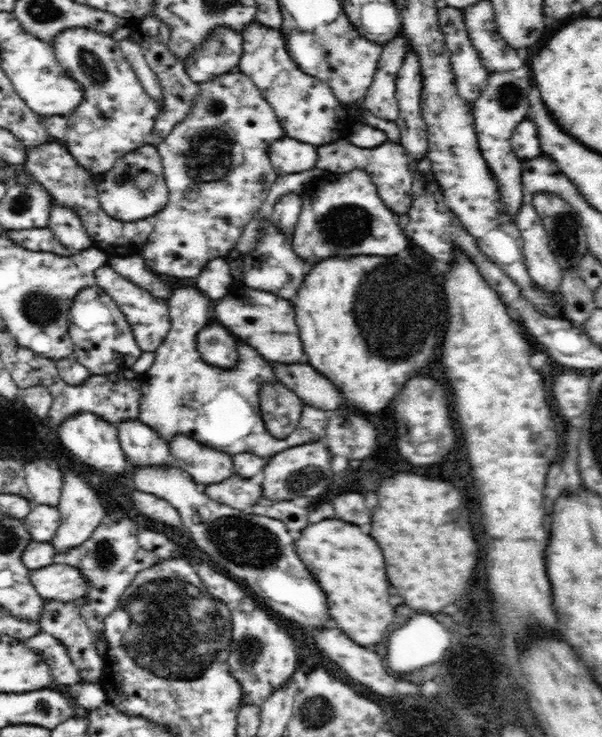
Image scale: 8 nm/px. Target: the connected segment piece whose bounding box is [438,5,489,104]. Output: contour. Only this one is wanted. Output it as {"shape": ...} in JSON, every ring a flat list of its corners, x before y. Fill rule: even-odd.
{"shape":[[443,5,442,10,438,12,438,20,444,24,440,26,441,32,444,35,444,40,450,52,450,65,455,76,455,85,458,89,459,96,463,100,472,104,478,96,480,96,481,89,487,83,489,73,480,61,480,55,472,46,466,28,464,28,464,12,463,10,456,10,456,8,448,8]]}

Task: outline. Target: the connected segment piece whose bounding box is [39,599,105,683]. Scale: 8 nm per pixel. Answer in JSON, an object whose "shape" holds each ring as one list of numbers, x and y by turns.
{"shape":[[44,600,41,608,40,629,51,634,60,644,64,645,70,662,77,668,79,677,85,683,98,683,104,673,105,658,96,650,97,637,88,629,87,622,83,620,78,605,63,601]]}

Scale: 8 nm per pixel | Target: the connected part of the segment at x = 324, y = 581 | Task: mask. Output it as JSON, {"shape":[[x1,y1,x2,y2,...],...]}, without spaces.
{"shape":[[320,520,304,526,296,540,300,560,308,564,314,580,320,582,328,600,328,616,342,632,348,632,356,644,378,644,388,626,394,622,394,610,388,606,388,580,384,574,384,558,376,540,362,534,358,526,342,520]]}

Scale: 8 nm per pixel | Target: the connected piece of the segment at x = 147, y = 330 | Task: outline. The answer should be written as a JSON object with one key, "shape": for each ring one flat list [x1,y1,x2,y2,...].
{"shape":[[101,265,100,268,96,269,95,276,96,285,112,297,112,300,125,316,141,352,155,352,164,342,165,336,171,327,168,302,149,294,148,290,144,290,144,287,137,286,136,283,125,279,124,276,118,276,118,273,112,270,109,265]]}

